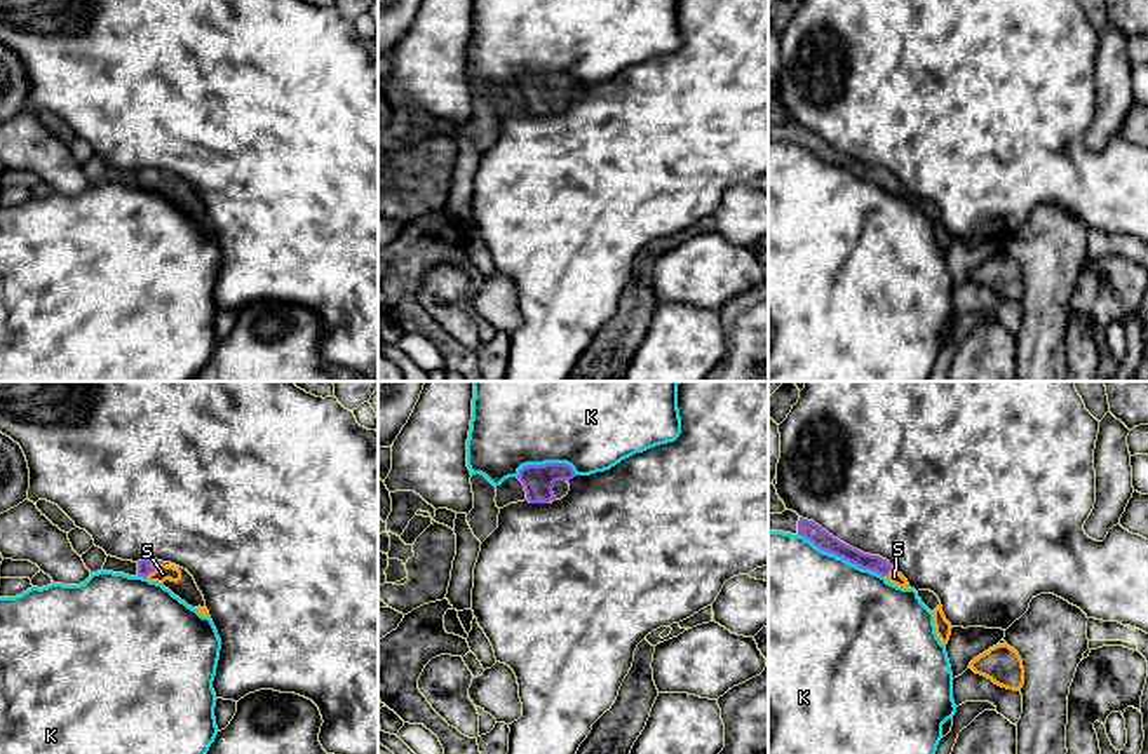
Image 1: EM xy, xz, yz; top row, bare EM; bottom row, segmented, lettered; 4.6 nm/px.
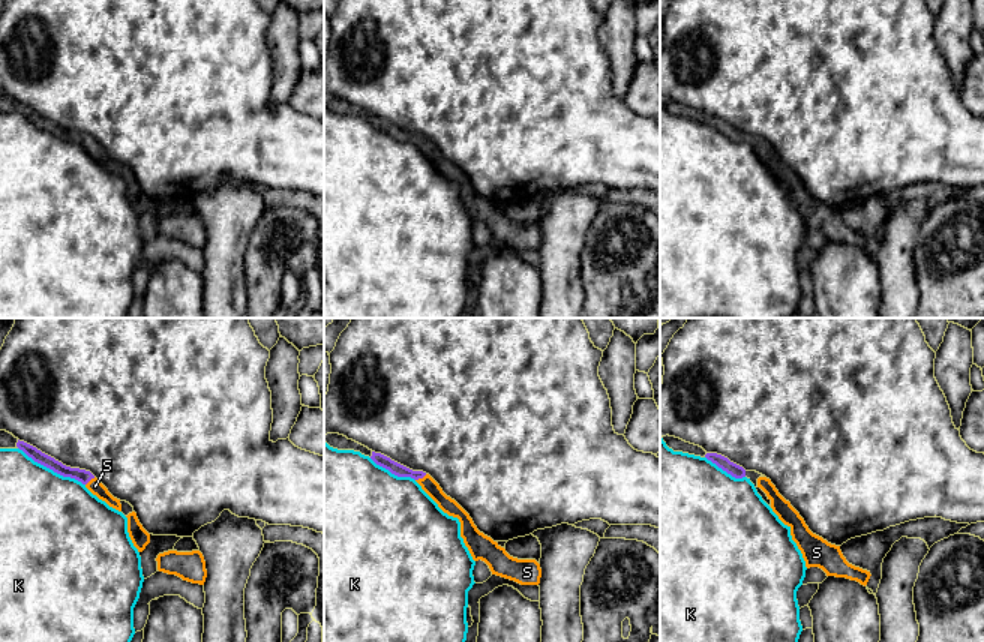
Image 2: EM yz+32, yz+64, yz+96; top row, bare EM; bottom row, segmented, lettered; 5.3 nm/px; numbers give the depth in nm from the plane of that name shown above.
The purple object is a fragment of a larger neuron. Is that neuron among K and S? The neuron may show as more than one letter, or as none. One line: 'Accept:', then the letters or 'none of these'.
Accept: S

